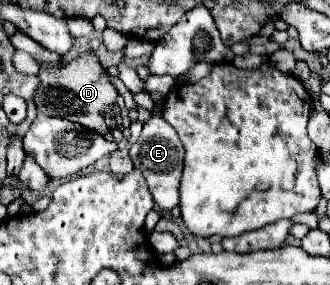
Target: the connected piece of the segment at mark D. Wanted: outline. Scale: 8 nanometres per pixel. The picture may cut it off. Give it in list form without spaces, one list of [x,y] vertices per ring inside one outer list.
[[[83,52],[69,64],[43,66],[39,72],[39,78],[41,78],[41,86],[35,94],[35,104],[41,114],[67,118],[103,136],[109,132],[103,112],[117,102],[119,94],[117,94],[117,88],[107,80],[107,74],[101,68],[101,62],[97,60],[95,52]]]

